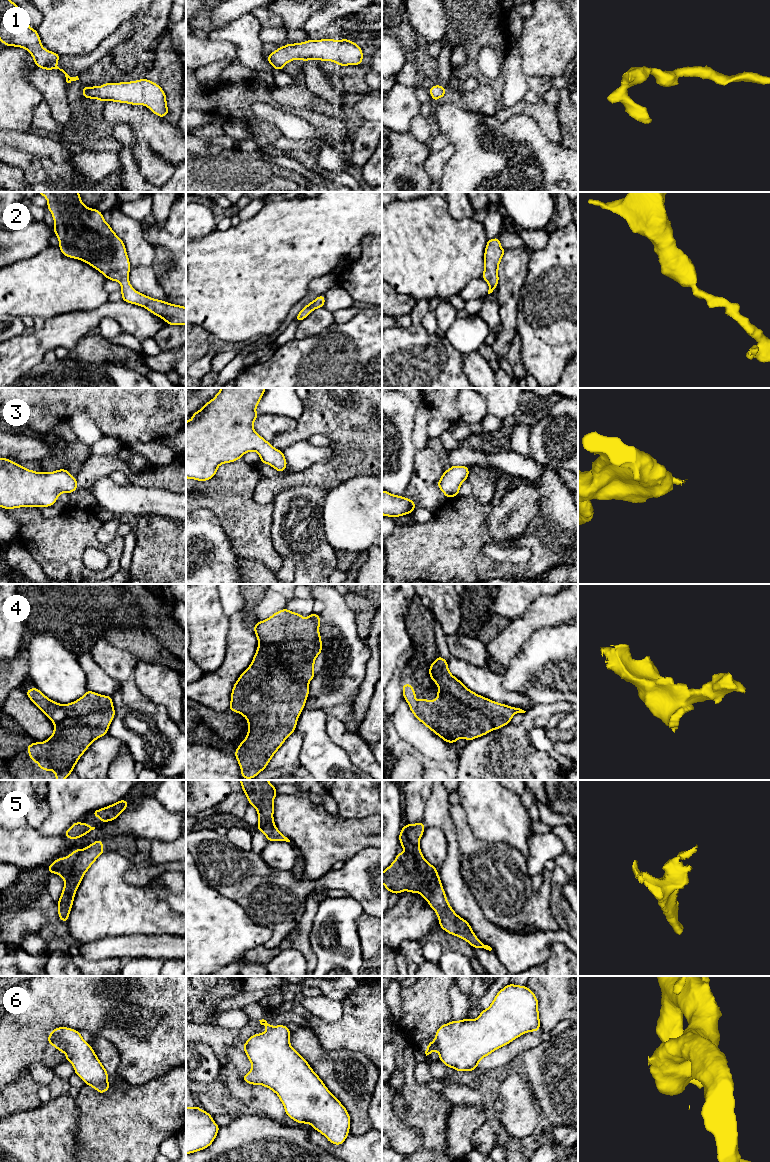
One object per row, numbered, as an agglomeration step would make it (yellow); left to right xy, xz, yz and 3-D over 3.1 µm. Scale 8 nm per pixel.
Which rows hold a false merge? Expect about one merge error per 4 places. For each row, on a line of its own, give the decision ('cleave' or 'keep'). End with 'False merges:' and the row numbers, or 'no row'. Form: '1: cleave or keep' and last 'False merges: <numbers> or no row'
1: keep
2: keep
3: keep
4: cleave
5: keep
6: cleave
False merges: 4, 6

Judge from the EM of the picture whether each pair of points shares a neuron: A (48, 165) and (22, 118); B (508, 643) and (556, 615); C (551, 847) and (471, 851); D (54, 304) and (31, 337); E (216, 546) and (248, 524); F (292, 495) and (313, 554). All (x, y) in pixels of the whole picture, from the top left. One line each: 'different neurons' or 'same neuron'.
A: different neurons
B: same neuron
C: different neurons
D: different neurons
E: different neurons
F: same neuron

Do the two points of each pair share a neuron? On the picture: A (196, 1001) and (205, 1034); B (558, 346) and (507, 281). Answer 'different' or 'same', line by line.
A: different
B: different

